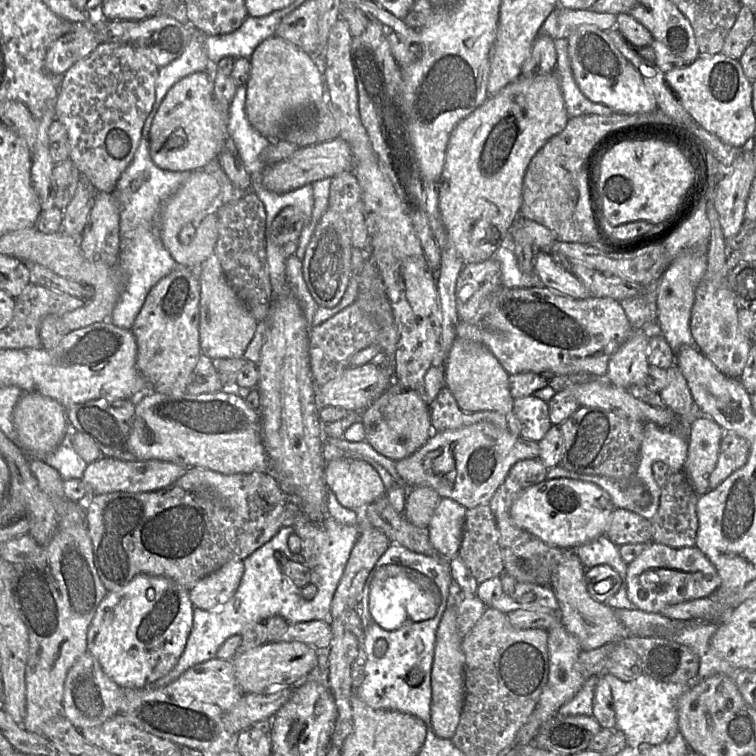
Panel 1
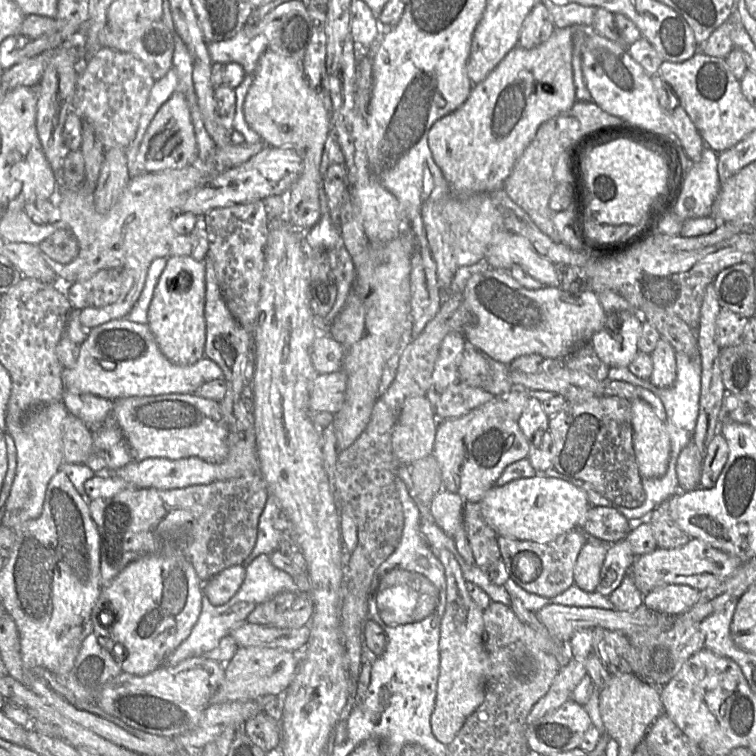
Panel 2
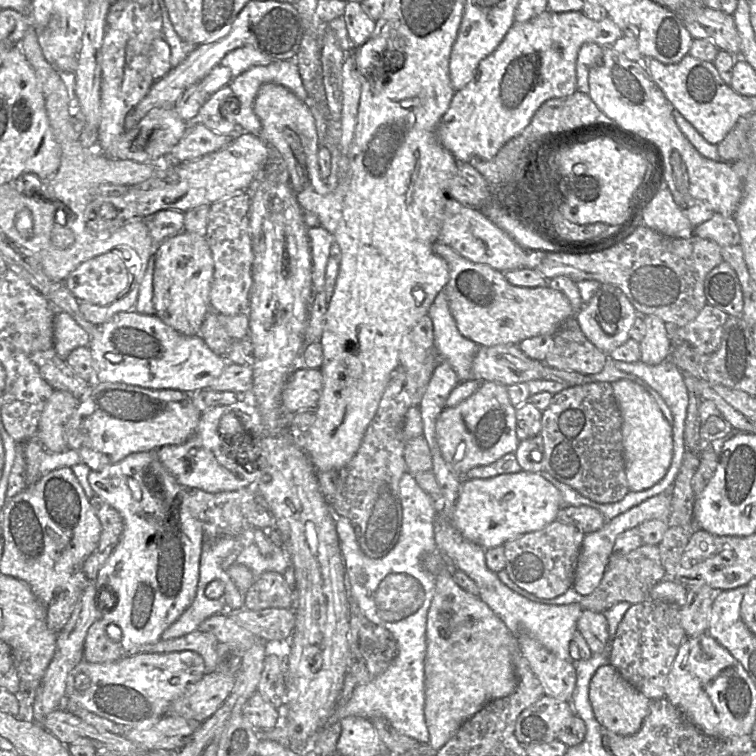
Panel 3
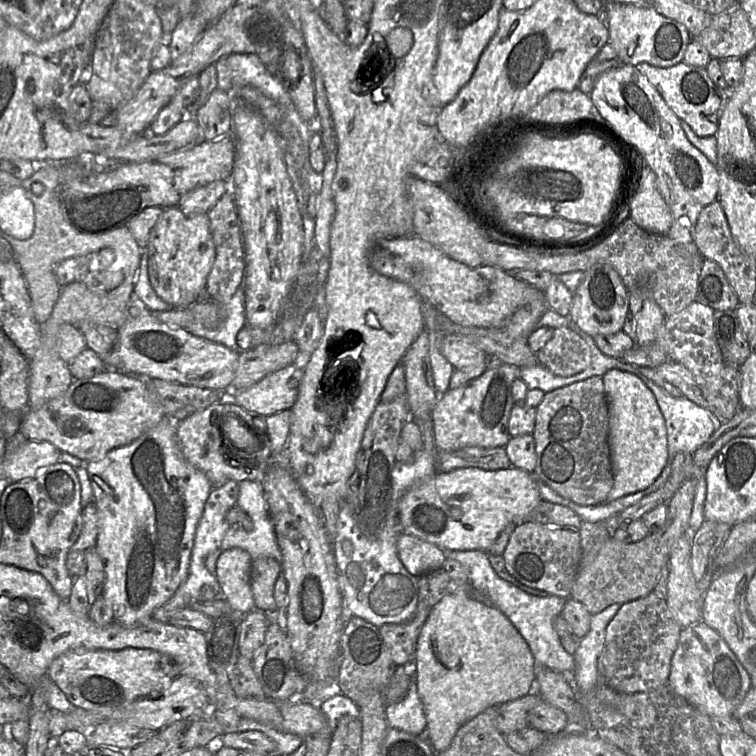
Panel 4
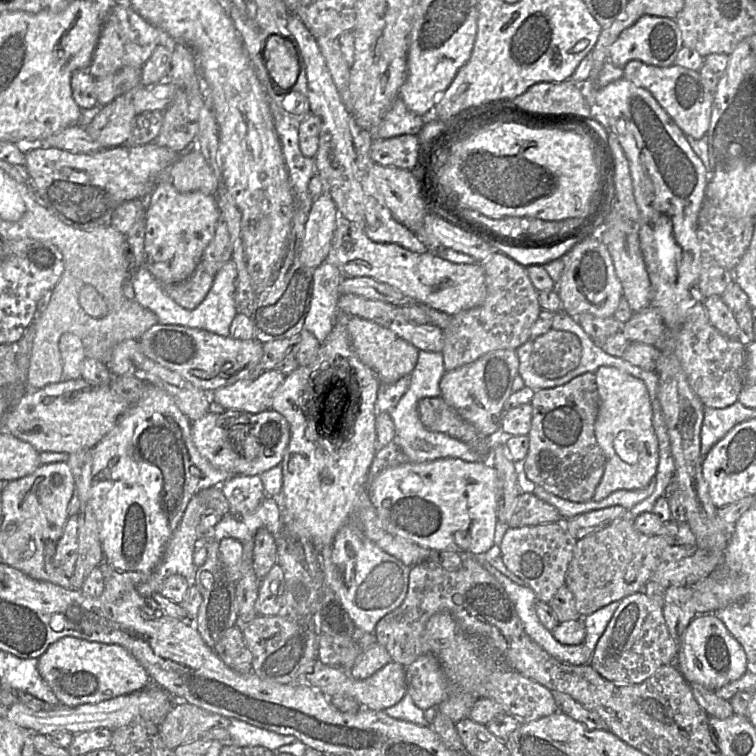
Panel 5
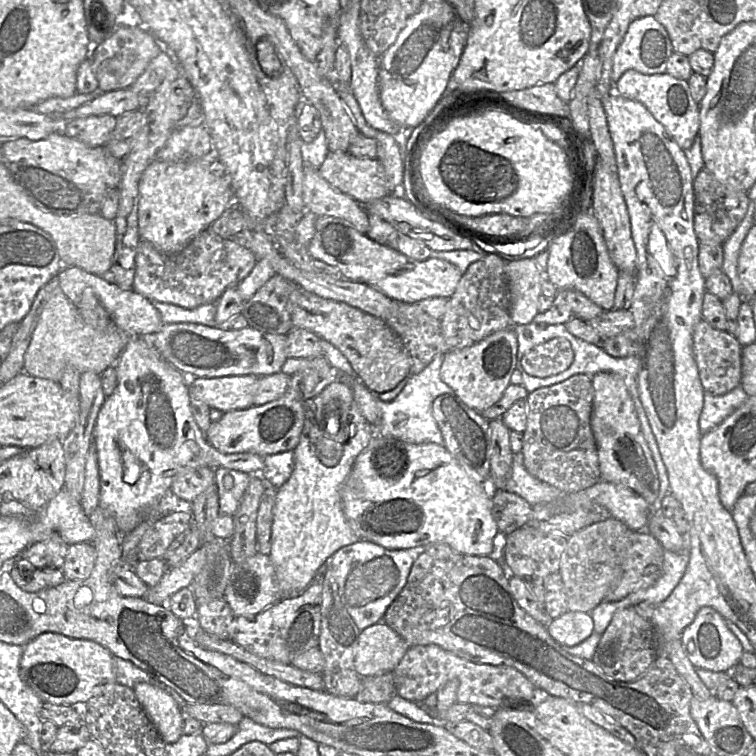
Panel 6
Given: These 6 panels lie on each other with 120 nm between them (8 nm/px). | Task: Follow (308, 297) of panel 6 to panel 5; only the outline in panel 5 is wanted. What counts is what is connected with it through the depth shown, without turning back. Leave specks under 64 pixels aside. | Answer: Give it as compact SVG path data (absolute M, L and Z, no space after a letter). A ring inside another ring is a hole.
M338 311L338 321L345 323L352 347L359 360L368 366L381 384L392 384L410 375L416 367L419 351L394 332L375 322Z

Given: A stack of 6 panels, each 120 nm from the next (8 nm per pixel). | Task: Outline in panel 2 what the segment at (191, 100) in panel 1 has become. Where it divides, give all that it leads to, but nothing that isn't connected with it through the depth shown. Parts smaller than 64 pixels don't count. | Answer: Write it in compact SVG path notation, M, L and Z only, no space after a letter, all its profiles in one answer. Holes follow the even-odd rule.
M174 92L155 114L140 143L138 162L146 172L180 169L200 162L190 110L181 92Z

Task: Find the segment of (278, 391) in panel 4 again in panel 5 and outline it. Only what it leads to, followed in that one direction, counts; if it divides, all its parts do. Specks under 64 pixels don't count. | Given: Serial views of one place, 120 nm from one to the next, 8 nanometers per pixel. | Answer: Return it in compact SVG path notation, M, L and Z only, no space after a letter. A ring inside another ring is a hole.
M268 370L256 378L239 380L219 388L210 393L210 399L226 410L257 414L271 409L274 393L284 379L285 374L282 371Z

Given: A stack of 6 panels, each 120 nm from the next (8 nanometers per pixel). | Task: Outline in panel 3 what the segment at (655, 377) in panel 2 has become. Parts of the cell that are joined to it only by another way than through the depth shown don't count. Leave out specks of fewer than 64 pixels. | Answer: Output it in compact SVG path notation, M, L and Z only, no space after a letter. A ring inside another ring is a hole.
M655 315L642 316L646 333L639 343L641 361L647 365L658 365L667 360L671 350L671 343L665 324L661 318Z

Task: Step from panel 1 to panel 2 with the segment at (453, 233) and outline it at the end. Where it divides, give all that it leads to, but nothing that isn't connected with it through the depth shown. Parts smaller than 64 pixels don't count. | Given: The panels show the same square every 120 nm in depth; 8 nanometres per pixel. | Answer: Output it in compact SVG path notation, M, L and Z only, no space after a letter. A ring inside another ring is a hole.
M555 28L550 38L532 49L514 47L480 83L474 84L469 98L454 112L436 121L428 134L428 144L453 193L472 195L504 188L516 161L546 121L570 110L576 102L573 80L573 28Z

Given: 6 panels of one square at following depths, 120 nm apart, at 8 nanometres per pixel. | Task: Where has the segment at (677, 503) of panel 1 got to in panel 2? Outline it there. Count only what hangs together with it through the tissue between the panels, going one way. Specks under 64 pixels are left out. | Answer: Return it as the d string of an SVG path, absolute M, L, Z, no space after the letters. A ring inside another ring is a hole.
M668 501L661 502L648 517L657 546L674 549L689 542L691 537L672 519L668 511Z

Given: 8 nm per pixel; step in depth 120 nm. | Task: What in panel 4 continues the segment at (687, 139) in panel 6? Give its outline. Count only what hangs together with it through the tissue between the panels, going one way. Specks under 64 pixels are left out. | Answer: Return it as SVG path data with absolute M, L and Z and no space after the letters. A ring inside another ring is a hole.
M683 61L666 68L648 63L640 63L636 67L648 78L675 115L685 121L699 137L715 136L728 99L728 89L718 88L709 78L706 68L691 66Z

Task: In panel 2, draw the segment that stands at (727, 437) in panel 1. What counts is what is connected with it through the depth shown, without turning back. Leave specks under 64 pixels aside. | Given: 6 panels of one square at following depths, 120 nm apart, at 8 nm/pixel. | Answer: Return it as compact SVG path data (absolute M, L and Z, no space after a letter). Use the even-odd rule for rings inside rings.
M717 433L709 443L702 461L700 488L710 489L716 484L728 459L728 454L729 448L726 439L722 433Z

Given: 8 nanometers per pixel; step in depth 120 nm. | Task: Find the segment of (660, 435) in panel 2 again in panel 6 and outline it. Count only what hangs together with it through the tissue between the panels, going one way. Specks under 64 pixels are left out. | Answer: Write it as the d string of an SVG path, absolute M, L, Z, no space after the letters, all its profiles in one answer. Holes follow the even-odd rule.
M601 372L601 373L595 374L592 377L592 386L593 386L593 395L594 396L593 396L592 414L591 414L591 429L592 429L595 441L596 441L597 452L598 452L598 457L599 457L600 479L603 481L606 481L606 482L612 482L612 483L624 485L624 486L632 489L633 491L635 491L639 495L641 495L648 504L649 517L650 517L652 515L652 513L650 512L650 508L658 496L660 483L659 483L658 473L657 473L657 469L656 469L655 462L653 460L651 451L650 451L650 449L649 449L649 447L643 437L642 432L641 432L640 423L639 423L639 420L638 420L638 417L637 417L637 414L635 411L633 400L632 400L625 384L624 384L624 381L622 380L621 377L619 377L616 374L606 373L606 372Z

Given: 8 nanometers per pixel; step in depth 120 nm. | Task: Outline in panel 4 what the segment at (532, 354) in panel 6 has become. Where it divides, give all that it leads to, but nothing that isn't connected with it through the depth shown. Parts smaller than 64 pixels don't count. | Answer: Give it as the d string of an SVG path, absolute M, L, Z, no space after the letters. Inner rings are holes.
M569 327L555 328L552 338L536 356L541 366L561 377L578 374L591 363L589 346Z

